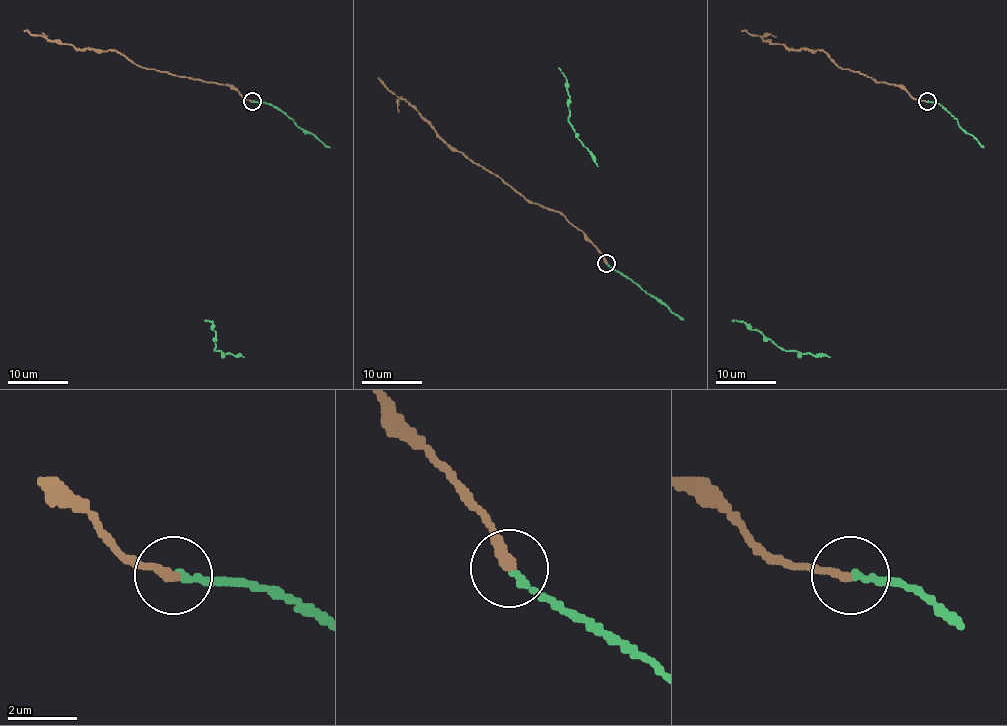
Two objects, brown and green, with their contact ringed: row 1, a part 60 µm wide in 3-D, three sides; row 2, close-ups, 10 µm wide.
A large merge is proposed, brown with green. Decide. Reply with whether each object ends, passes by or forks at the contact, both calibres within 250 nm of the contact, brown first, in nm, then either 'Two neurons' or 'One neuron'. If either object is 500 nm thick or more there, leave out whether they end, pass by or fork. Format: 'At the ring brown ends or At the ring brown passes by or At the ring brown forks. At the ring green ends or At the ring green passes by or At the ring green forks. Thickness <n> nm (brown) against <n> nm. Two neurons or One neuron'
At the ring brown ends. At the ring green ends. Thickness 300 nm (brown) against 200 nm. One neuron

